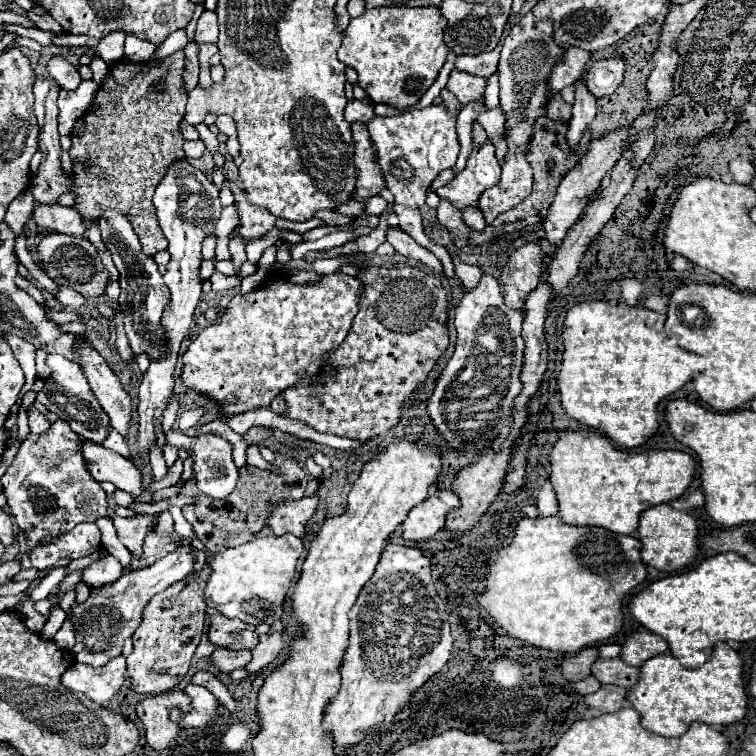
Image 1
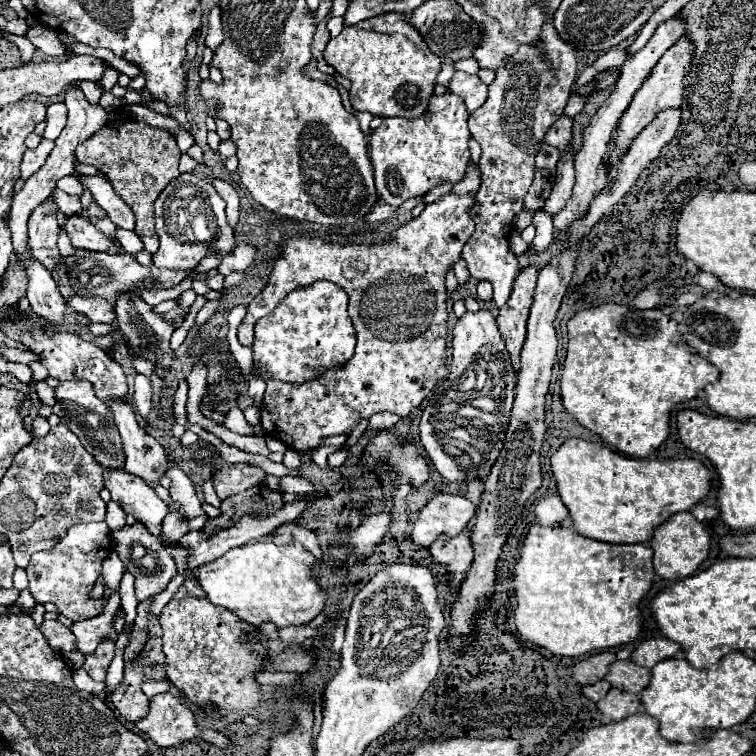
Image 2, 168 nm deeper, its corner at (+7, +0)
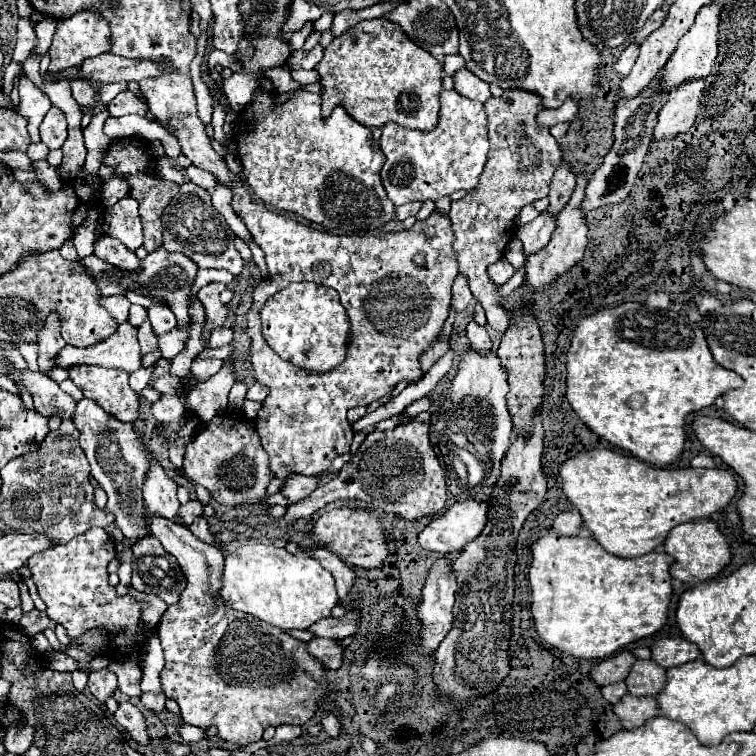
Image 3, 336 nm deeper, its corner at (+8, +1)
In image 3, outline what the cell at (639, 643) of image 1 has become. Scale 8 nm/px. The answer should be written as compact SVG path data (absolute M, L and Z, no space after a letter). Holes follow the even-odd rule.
M674 637L674 639L658 639L652 645L652 661L658 663L664 669L694 661L700 655L698 647L682 637Z

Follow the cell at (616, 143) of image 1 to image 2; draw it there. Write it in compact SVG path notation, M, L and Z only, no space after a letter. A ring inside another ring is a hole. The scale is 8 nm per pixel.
M681 36L679 42L675 44L675 48L667 50L659 64L653 68L651 76L645 80L645 84L637 90L637 94L633 96L631 100L631 106L625 110L623 118L619 120L617 124L617 132L615 132L615 138L611 140L609 144L609 154L607 154L607 162L613 166L621 156L623 152L629 148L629 144L633 142L633 138L655 118L657 112L665 110L665 108L679 108L681 102L683 102L683 90L685 90L685 84L683 84L683 78L687 76L689 68L691 68L691 62L693 62L693 42L691 38L687 36Z

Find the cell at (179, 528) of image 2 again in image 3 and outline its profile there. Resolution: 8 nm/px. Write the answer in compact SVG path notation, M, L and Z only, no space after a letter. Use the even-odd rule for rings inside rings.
M192 499L190 503L180 505L178 519L180 519L180 523L182 523L182 525L190 527L190 525L192 525L192 521L194 521L194 519L196 519L200 513L202 513L202 503L200 503L198 499Z

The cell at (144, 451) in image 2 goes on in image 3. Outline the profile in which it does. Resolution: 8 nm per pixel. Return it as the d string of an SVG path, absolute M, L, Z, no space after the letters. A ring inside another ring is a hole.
M146 449L148 457L150 457L150 467L144 475L144 501L150 513L154 515L162 515L166 519L176 521L178 515L178 499L176 499L176 483L166 475L166 471L162 469L160 461L152 455L150 449Z

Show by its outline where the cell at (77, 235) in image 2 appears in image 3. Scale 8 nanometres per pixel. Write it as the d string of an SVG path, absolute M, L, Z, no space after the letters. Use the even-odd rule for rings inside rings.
M100 235L96 239L94 255L118 269L136 271L140 267L140 259L134 255L134 251L130 251L126 245L122 245L118 239L114 239L110 235Z

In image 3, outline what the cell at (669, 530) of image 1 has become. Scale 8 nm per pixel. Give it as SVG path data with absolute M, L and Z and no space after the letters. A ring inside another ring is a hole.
M710 519L688 521L688 523L680 523L678 527L674 527L664 541L664 551L670 557L674 557L674 563L670 565L670 575L674 579L680 579L682 583L690 583L690 585L716 577L730 563L728 543Z

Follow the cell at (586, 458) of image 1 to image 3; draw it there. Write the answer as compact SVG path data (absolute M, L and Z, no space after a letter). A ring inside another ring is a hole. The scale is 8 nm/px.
M610 449L576 453L560 465L560 477L564 495L580 511L592 537L608 553L626 557L654 551L664 543L672 527L722 511L736 493L736 481L730 471L652 467L632 455Z

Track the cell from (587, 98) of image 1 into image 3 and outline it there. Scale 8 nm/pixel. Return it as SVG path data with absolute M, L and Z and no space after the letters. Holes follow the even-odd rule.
M546 209L542 213L538 213L538 217L534 221L530 221L528 225L522 225L516 233L516 237L522 241L524 245L524 253L532 255L534 251L546 247L546 243L550 241L550 235L556 227L556 217Z

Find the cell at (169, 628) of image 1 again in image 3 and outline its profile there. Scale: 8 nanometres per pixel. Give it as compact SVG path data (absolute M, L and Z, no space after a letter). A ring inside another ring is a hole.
M122 701L118 705L118 711L114 713L116 721L132 735L132 739L136 739L138 743L148 743L148 731L146 731L146 719L142 715L142 711L130 703L130 701Z

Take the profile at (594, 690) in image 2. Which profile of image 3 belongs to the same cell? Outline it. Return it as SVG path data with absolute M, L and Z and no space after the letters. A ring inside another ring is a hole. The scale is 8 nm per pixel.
M620 681L620 683L610 683L610 685L600 687L600 691L602 691L602 697L604 697L608 703L618 703L618 699L626 693L626 685L624 685L624 681Z

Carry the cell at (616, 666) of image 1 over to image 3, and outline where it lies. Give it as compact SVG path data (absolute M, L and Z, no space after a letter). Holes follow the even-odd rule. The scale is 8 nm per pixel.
M636 661L624 683L632 695L654 697L664 687L664 673L666 669L658 667L654 661Z

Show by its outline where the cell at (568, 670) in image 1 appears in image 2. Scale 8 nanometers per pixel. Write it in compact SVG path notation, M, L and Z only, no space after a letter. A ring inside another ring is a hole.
M599 652L599 654L591 654L583 660L579 660L573 668L573 678L581 684L581 686L589 686L595 684L599 680L605 678L609 666L617 660L617 656L613 652Z

